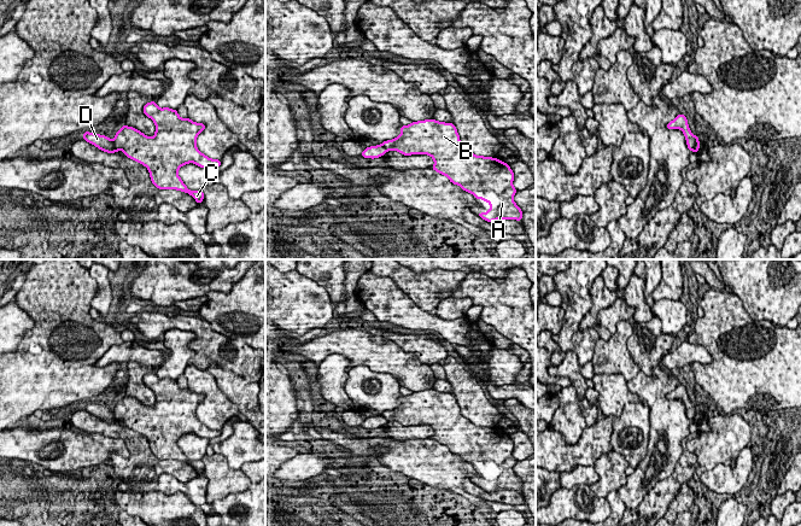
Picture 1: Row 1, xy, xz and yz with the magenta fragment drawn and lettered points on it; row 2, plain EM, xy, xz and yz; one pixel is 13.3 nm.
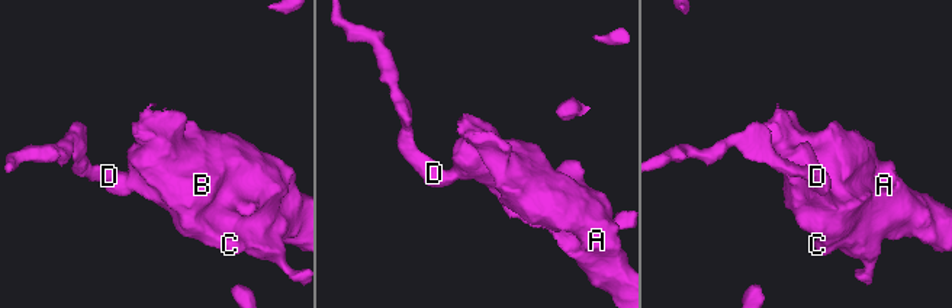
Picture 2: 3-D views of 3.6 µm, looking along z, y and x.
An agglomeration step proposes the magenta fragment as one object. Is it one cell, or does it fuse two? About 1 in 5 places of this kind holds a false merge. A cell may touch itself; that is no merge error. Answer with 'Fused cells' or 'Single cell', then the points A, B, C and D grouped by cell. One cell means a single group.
Fused cells. Groups: A B C / D

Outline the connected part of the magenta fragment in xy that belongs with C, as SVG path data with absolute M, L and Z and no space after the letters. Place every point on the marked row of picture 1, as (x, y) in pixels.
M156 101L147 103L142 110L156 124L154 136L146 136L124 124L115 135L115 148L145 165L157 188L186 192L201 204L203 191L189 191L177 171L188 163L209 170L221 165L221 160L211 159L197 148L197 136L205 129L205 124L188 117L181 118L176 110L159 109Z

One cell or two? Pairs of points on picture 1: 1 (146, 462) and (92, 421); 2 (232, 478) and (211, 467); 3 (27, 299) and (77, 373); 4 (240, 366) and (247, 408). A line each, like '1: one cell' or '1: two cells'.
1: one cell
2: one cell
3: one cell
4: two cells

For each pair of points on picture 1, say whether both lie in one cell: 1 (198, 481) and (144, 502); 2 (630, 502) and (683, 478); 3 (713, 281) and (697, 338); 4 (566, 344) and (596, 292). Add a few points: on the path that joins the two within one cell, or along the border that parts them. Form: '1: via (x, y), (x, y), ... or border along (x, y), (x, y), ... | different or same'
1: border along (157, 489), (164, 494), (181, 491), (191, 501) | different
2: border along (667, 477), (661, 479), (635, 508), (626, 509) | different
3: border along (711, 286), (729, 291) | different
4: border along (600, 274), (590, 290), (591, 307), (578, 326) | different

